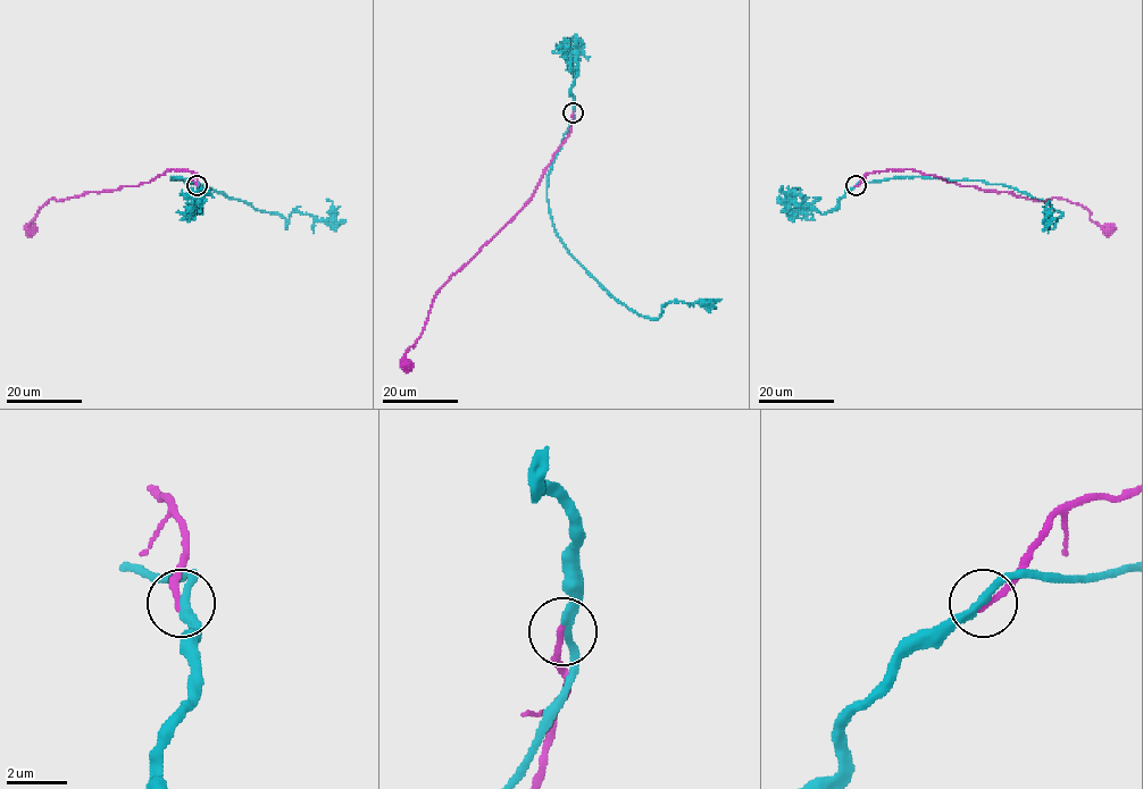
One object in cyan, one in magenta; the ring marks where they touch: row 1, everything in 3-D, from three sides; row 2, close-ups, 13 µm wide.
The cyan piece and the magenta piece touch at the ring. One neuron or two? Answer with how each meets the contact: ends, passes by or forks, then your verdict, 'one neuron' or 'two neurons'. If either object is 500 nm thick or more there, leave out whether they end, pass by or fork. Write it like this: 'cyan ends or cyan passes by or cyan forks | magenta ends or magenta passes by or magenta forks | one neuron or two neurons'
cyan passes by | magenta ends | one neuron

